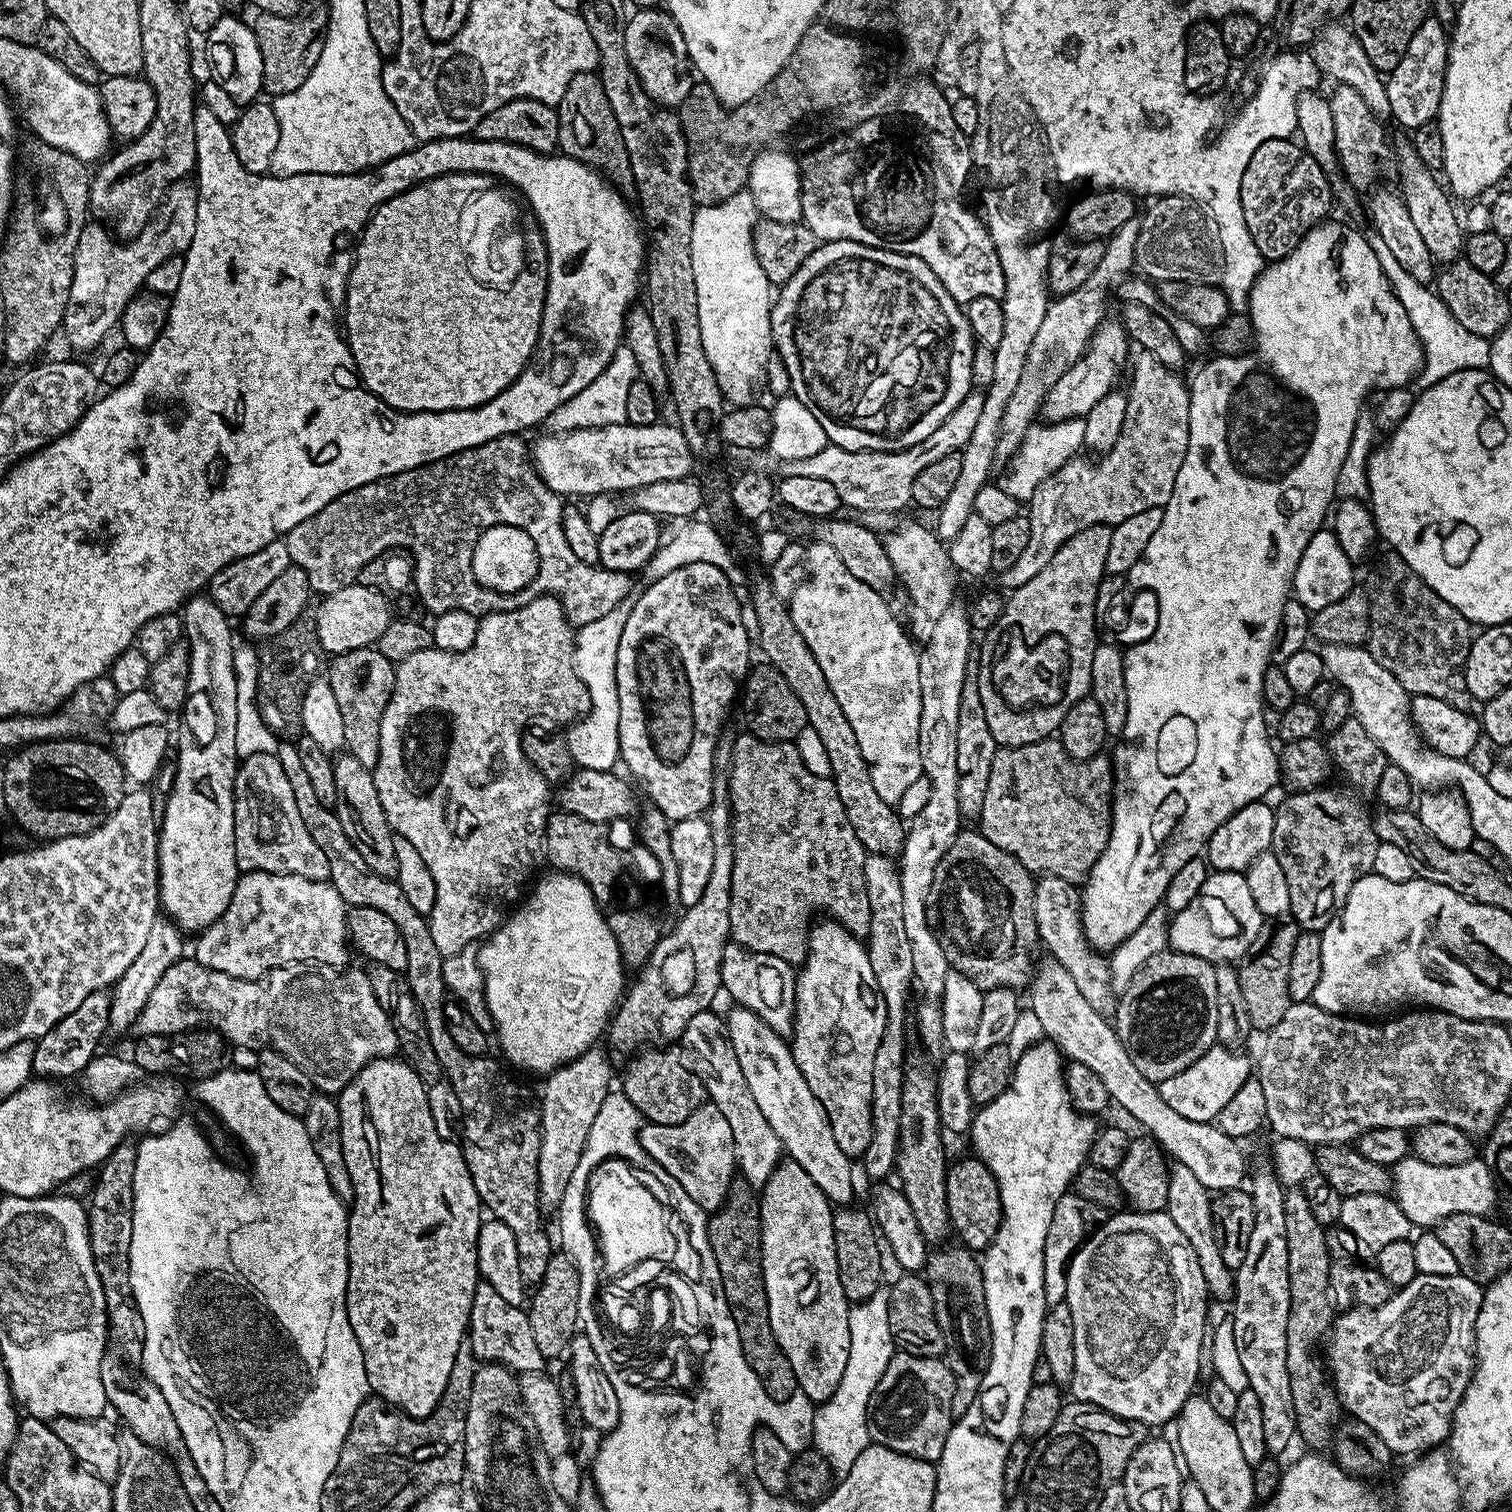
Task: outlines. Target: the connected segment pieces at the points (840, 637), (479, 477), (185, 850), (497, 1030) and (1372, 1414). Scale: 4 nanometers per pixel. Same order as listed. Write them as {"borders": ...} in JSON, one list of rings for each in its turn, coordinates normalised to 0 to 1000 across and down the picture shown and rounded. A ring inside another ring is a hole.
{"borders":[[[[537,358],[534,360],[534,363],[534,380],[522,397],[525,414],[528,414],[528,419],[533,422],[536,433],[541,435],[541,440],[544,440],[544,446],[546,446],[546,451],[549,451],[549,456],[552,456],[552,462],[554,462],[557,467],[557,472],[560,472],[562,480],[565,480],[570,501],[573,501],[575,515],[578,515],[578,522],[581,522],[583,530],[593,533],[597,523],[611,513],[608,501],[608,432],[599,413],[597,415],[595,413],[596,411],[589,405],[588,397],[573,388],[573,386],[565,382],[549,360]]],[[[342,287],[341,288],[333,288],[332,290],[327,290],[324,292],[321,292],[319,295],[313,295],[311,298],[303,302],[296,302],[292,304],[286,304],[283,307],[276,308],[274,311],[269,311],[264,312],[260,315],[256,315],[252,317],[247,319],[242,319],[239,321],[237,321],[234,324],[231,324],[229,327],[226,327],[224,329],[221,329],[221,332],[218,332],[216,335],[213,335],[213,337],[210,337],[209,340],[205,343],[202,343],[200,345],[197,345],[197,348],[194,348],[194,351],[192,351],[190,354],[187,355],[187,358],[190,362],[190,366],[193,370],[193,372],[197,374],[200,377],[202,377],[202,382],[204,383],[204,390],[207,392],[216,393],[218,392],[223,392],[229,388],[235,386],[235,380],[239,374],[245,372],[247,369],[250,369],[254,366],[257,366],[260,364],[267,364],[269,367],[272,368],[274,374],[274,392],[276,395],[277,399],[280,399],[286,404],[286,406],[290,406],[292,405],[298,405],[300,402],[305,402],[307,405],[312,405],[313,406],[322,406],[324,405],[339,405],[341,403],[341,398],[337,398],[332,397],[332,396],[324,396],[324,393],[319,393],[313,384],[312,384],[312,366],[315,362],[315,358],[317,354],[323,353],[324,351],[328,349],[345,349],[345,352],[349,354],[349,357],[352,358],[353,365],[356,365],[357,368],[357,373],[358,374],[358,378],[356,378],[355,385],[352,386],[351,394],[353,395],[367,394],[367,396],[372,401],[373,406],[376,409],[376,413],[379,415],[383,415],[385,413],[390,413],[394,409],[398,409],[400,406],[403,406],[403,403],[406,403],[406,401],[409,401],[412,397],[416,396],[418,386],[416,379],[415,378],[403,378],[401,376],[397,376],[395,374],[388,373],[385,372],[384,369],[382,368],[380,364],[375,360],[374,353],[372,350],[372,340],[373,339],[374,331],[368,328],[366,324],[364,324],[358,319],[358,316],[354,314],[354,311],[352,308],[351,304],[351,296],[348,293],[347,294],[347,289]]],[[[130,393],[120,403],[120,409],[122,411],[121,423],[126,427],[126,446],[124,447],[124,463],[122,465],[120,474],[122,479],[119,481],[119,492],[118,491],[118,512],[115,515],[114,524],[110,530],[110,538],[104,543],[104,555],[103,557],[103,567],[104,567],[104,578],[106,579],[106,601],[108,605],[113,608],[120,617],[132,618],[136,614],[138,614],[152,599],[152,594],[155,594],[155,586],[159,581],[159,573],[156,569],[156,563],[155,562],[155,520],[156,519],[156,509],[157,507],[157,501],[155,493],[155,485],[157,483],[157,454],[156,453],[156,444],[155,443],[155,425],[153,426],[153,415],[151,408],[147,404],[143,399],[137,394]]],[[[365,575],[363,579],[360,579],[357,583],[354,583],[354,588],[352,590],[352,593],[342,602],[337,605],[332,612],[329,614],[317,625],[316,632],[317,633],[317,641],[320,645],[320,654],[321,655],[321,665],[325,671],[325,679],[327,681],[327,688],[331,690],[331,693],[333,695],[333,700],[339,704],[341,706],[345,706],[347,709],[358,709],[362,710],[368,708],[373,704],[376,704],[378,701],[388,696],[390,693],[395,690],[394,688],[400,685],[401,681],[414,655],[414,638],[409,623],[405,617],[405,613],[402,611],[402,606],[399,603],[396,597],[394,592],[392,591],[392,587],[384,579],[380,579],[377,577]]],[[[937,843],[930,851],[921,854],[920,858],[914,861],[911,865],[893,865],[887,867],[883,871],[881,880],[877,884],[877,905],[880,908],[880,912],[888,933],[896,939],[900,939],[906,943],[909,948],[917,955],[919,959],[924,964],[941,962],[958,952],[960,946],[960,936],[963,935],[964,930],[967,927],[970,922],[971,915],[974,913],[974,909],[978,901],[976,899],[976,875],[978,874],[978,866],[980,864],[981,852],[976,849],[972,845],[967,843],[952,844],[951,843]]]]}

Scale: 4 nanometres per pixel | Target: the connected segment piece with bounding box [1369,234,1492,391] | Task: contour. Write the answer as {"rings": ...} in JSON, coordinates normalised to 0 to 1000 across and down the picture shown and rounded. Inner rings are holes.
{"rings":[[[907,155],[905,159],[912,175],[914,176],[915,181],[917,181],[928,204],[930,205],[931,210],[933,210],[933,215],[935,216],[936,220],[938,221],[939,228],[941,229],[942,242],[937,247],[935,252],[936,256],[938,259],[942,259],[950,253],[952,253],[954,250],[964,247],[964,245],[983,244],[987,231],[986,227],[982,223],[974,221],[967,216],[959,208],[958,204],[954,200],[952,194],[950,194],[945,188],[940,188],[937,184],[933,183],[925,175],[925,173],[923,173],[913,155]]]}

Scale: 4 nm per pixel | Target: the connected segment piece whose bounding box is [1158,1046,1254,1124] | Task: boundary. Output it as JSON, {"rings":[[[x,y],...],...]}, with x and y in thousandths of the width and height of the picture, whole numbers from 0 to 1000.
{"rings":[[[803,692],[792,700],[782,710],[776,710],[776,713],[771,713],[767,715],[767,726],[774,731],[774,734],[779,734],[782,739],[798,743],[804,741],[804,737],[819,724],[821,716],[824,716],[829,709],[829,704],[823,699],[822,695],[815,695],[808,692]]]}

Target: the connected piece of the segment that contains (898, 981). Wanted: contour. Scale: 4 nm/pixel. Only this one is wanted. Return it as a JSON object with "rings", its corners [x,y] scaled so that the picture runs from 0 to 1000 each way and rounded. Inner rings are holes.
{"rings":[[[572,565],[571,580],[573,581],[573,591],[575,594],[575,612],[573,620],[573,626],[575,634],[575,642],[578,642],[578,647],[583,660],[586,663],[586,681],[583,684],[583,689],[581,692],[581,697],[578,697],[578,724],[577,724],[577,752],[575,758],[573,758],[570,769],[571,775],[577,782],[582,782],[587,777],[591,777],[593,771],[593,761],[595,757],[595,740],[597,739],[597,716],[598,715],[598,692],[601,690],[601,677],[602,680],[602,664],[601,667],[601,655],[604,655],[603,634],[602,634],[602,623],[599,620],[599,612],[597,610],[597,583],[591,567]]]}

